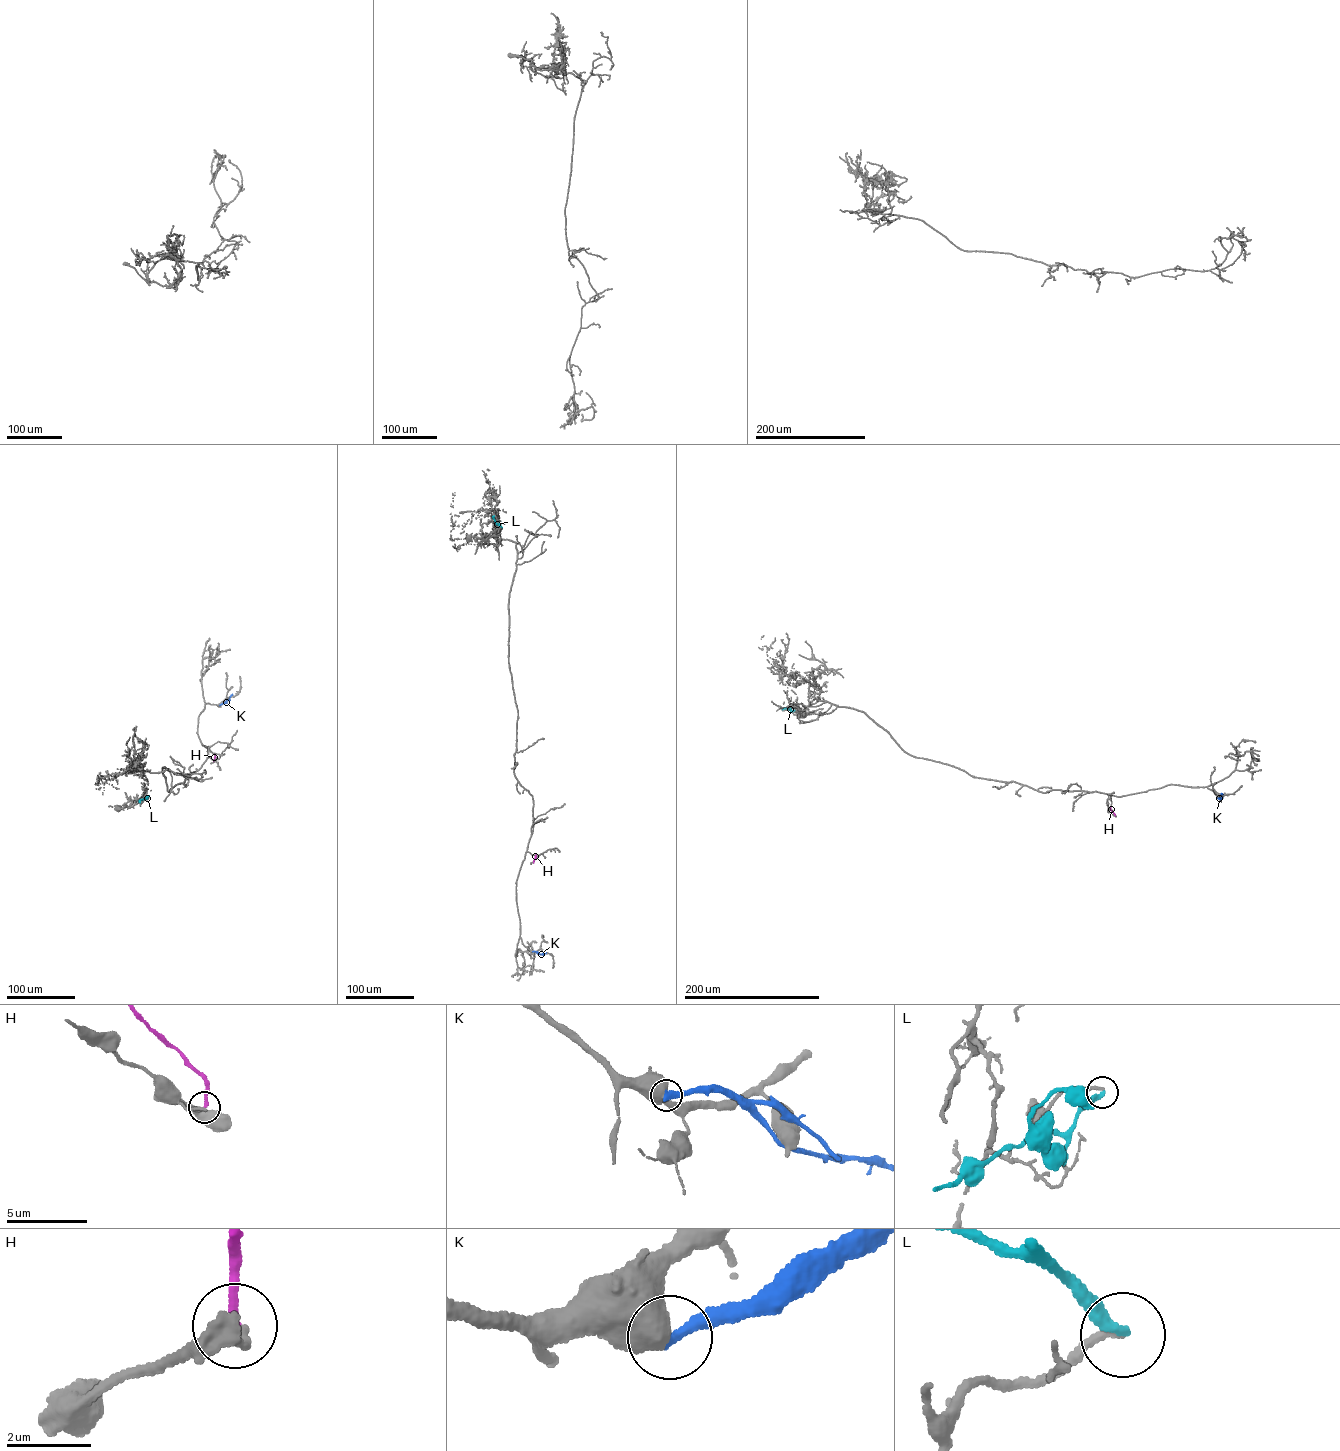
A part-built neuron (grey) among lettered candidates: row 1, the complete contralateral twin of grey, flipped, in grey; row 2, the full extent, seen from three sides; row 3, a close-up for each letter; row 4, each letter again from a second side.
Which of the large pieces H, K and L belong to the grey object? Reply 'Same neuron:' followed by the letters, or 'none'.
Same neuron: none

